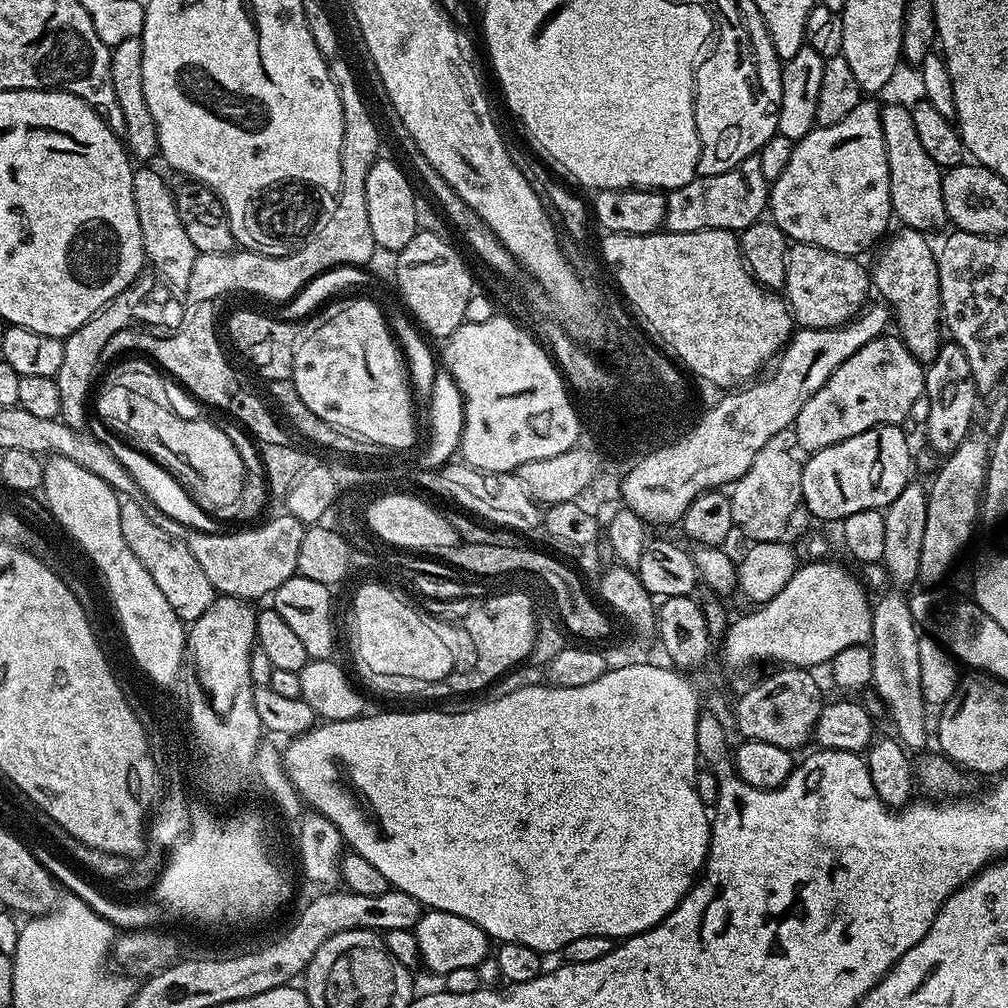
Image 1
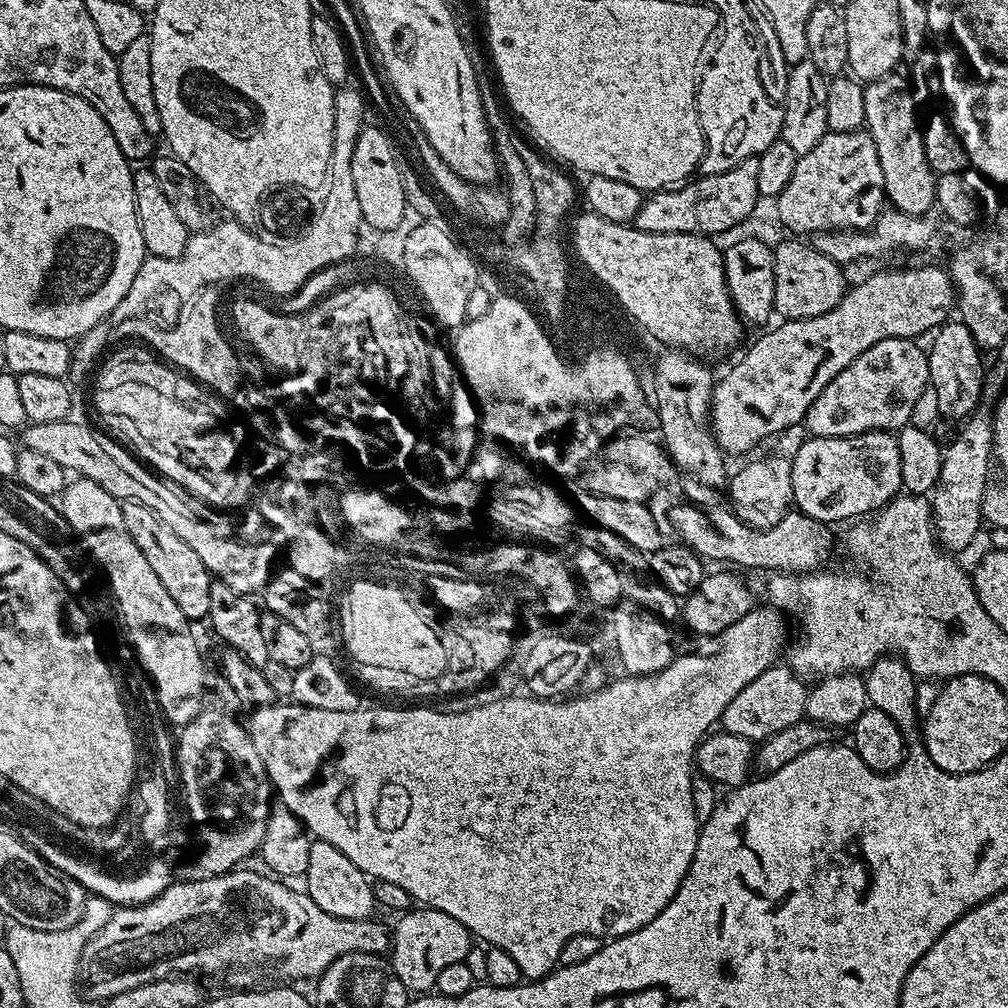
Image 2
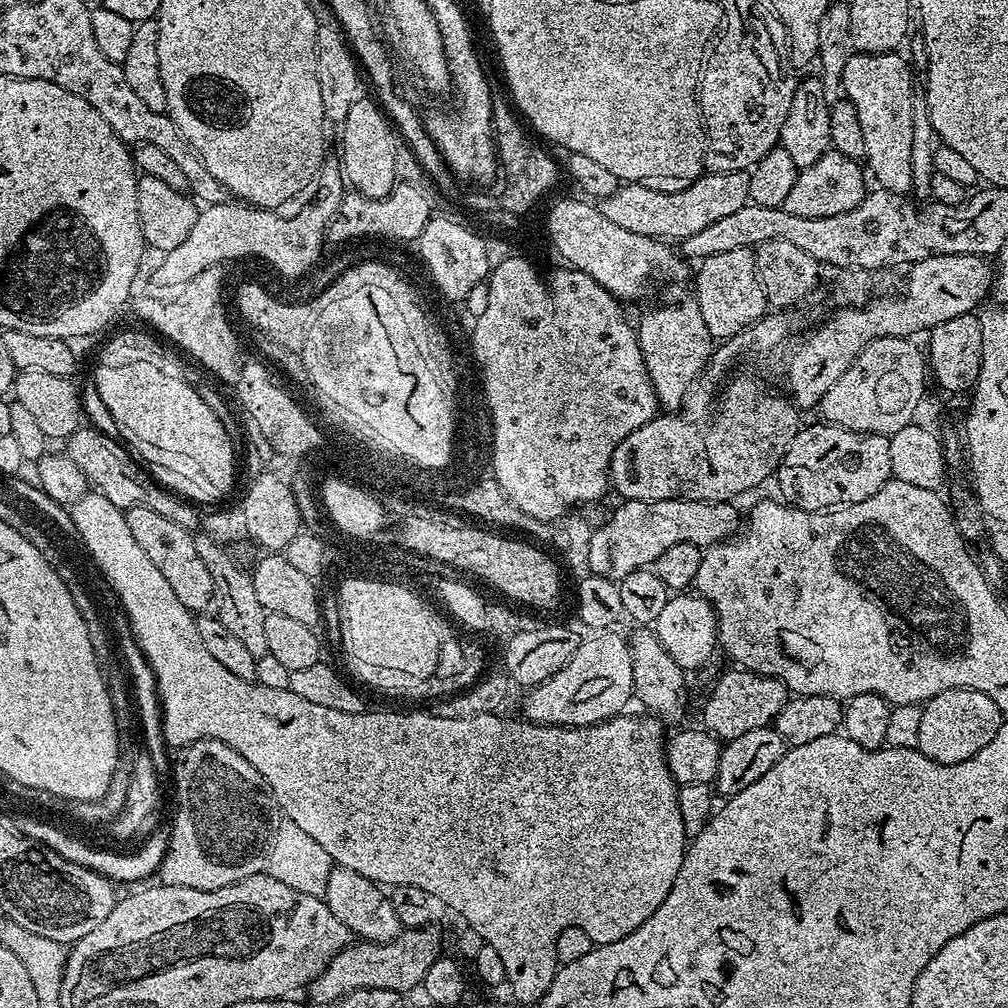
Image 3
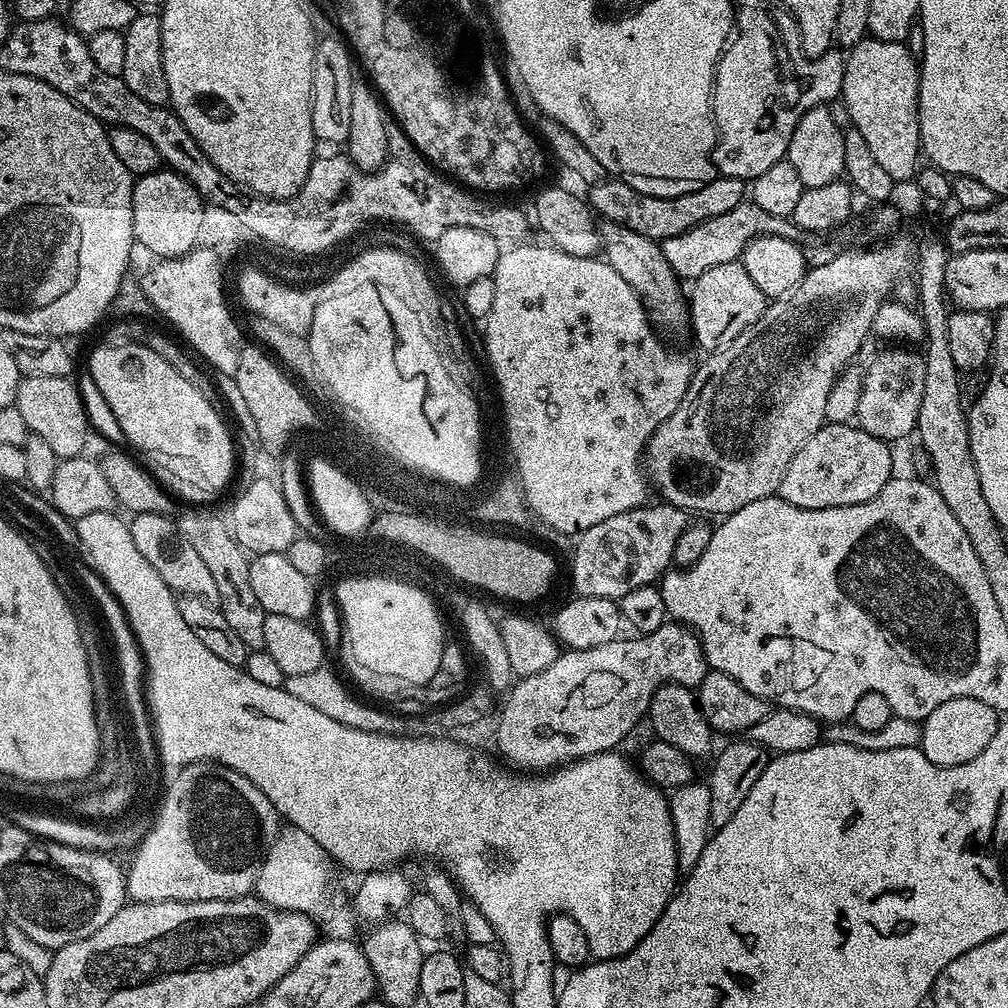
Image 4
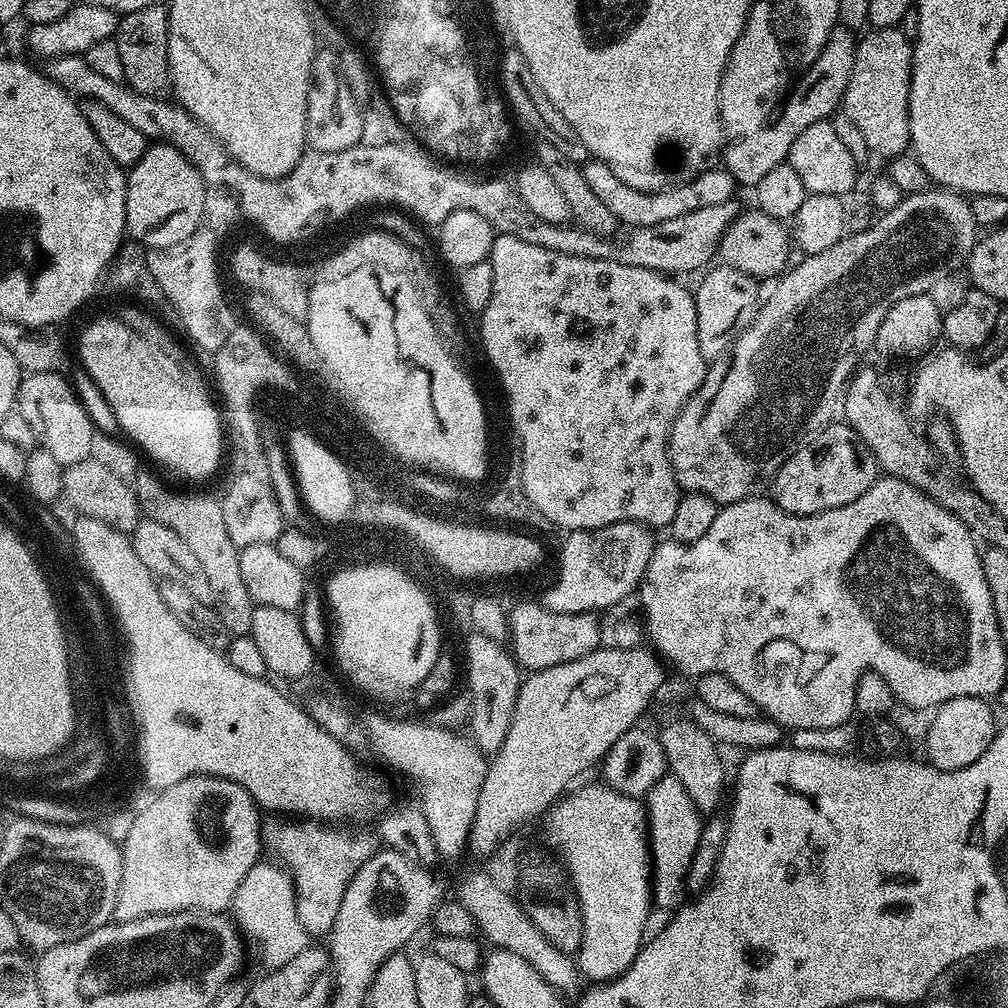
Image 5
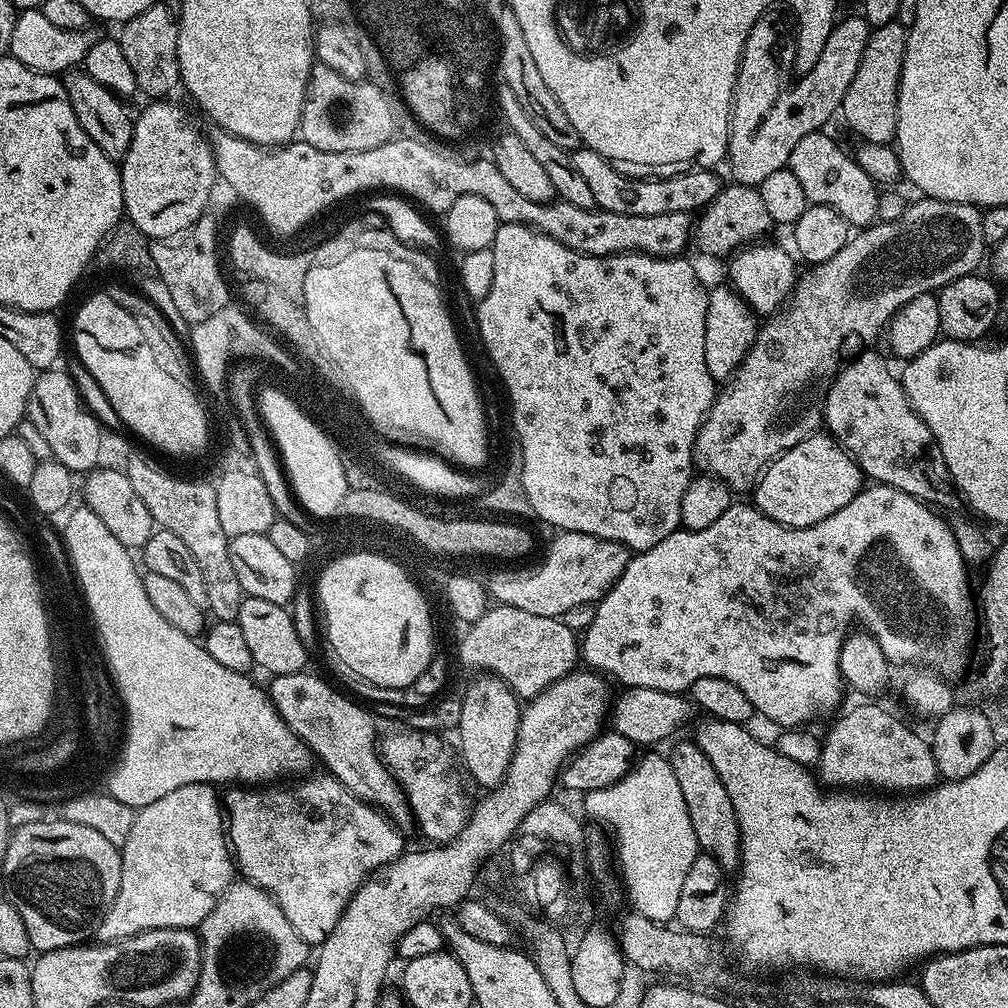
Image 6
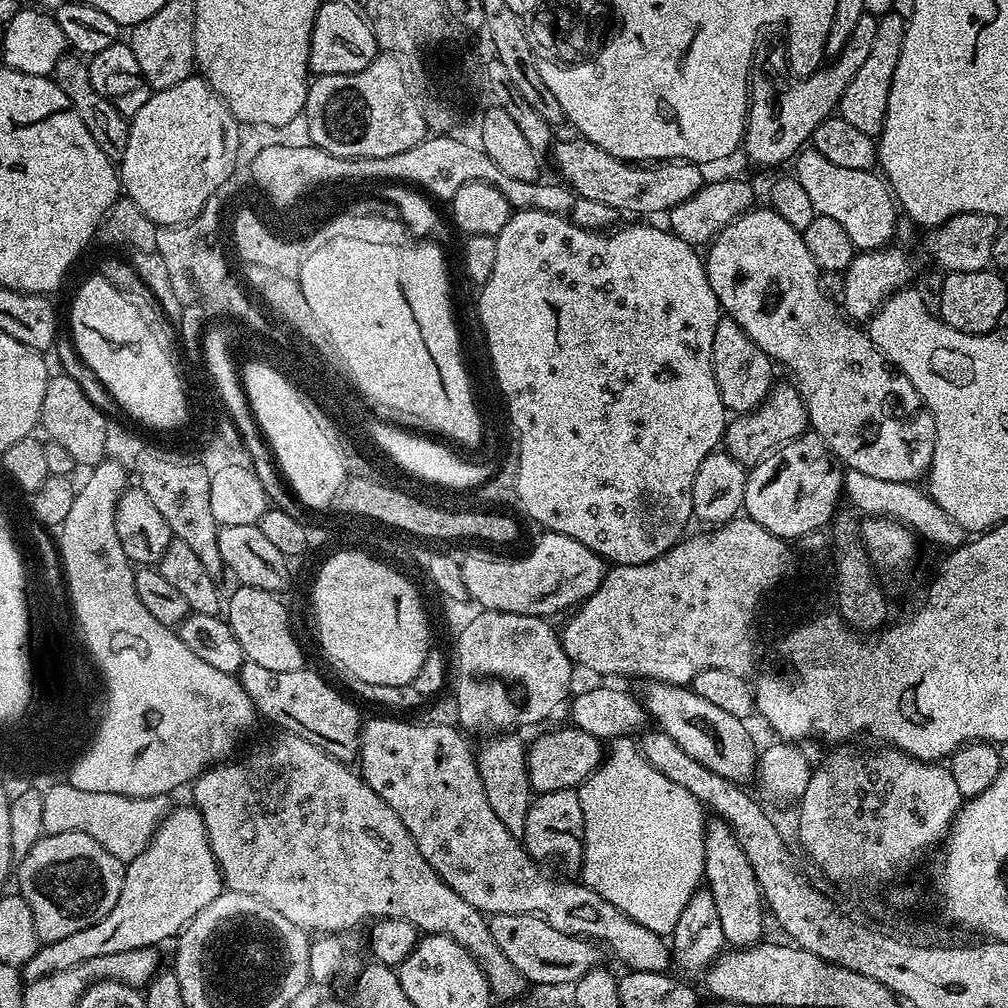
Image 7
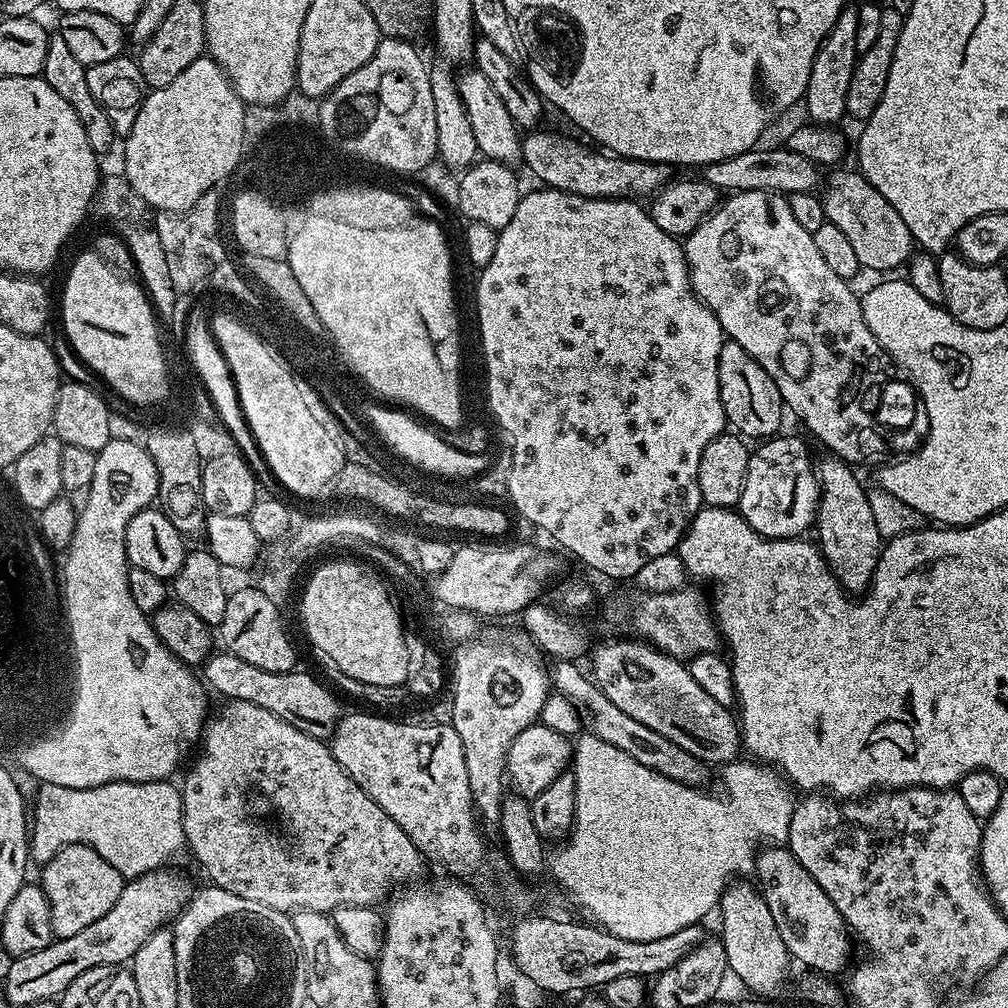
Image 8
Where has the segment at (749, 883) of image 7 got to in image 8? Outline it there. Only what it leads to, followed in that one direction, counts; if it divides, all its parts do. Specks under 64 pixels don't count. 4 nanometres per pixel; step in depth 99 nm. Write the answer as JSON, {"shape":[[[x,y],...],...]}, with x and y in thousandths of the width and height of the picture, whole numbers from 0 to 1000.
{"shape":[[[727,875],[716,887],[712,898],[714,905],[714,925],[712,931],[718,937],[720,950],[722,951],[722,964],[730,967],[745,987],[750,990],[770,990],[777,982],[778,975],[782,972],[782,956],[784,949],[780,942],[780,935],[776,935],[776,927],[772,927],[772,919],[768,919],[768,910],[764,907],[764,899],[760,899],[758,889],[749,880],[746,881],[742,875]]]}

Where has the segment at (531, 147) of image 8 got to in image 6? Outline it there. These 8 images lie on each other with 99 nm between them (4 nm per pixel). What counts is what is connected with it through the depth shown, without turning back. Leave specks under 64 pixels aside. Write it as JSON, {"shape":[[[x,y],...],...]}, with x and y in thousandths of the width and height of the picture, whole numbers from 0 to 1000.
{"shape":[[[578,145],[570,148],[565,158],[569,169],[573,169],[573,174],[585,184],[591,205],[609,212],[690,212],[708,198],[716,186],[716,179],[709,175],[711,172],[701,167],[688,166],[686,169],[672,170],[675,171],[672,175],[651,173],[648,179],[630,179],[608,160]]]}

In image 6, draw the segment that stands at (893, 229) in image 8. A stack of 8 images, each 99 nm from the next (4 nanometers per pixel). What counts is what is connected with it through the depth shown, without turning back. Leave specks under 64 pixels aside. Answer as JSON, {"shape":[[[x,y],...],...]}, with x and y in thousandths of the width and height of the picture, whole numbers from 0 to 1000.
{"shape":[[[817,129],[805,131],[800,133],[800,137],[794,138],[792,145],[788,145],[784,152],[782,168],[788,177],[792,177],[796,188],[800,188],[803,202],[814,202],[831,208],[842,224],[860,224],[870,217],[874,195],[871,185],[863,173],[851,165],[848,154],[842,148],[840,151],[827,136],[819,132]]]}

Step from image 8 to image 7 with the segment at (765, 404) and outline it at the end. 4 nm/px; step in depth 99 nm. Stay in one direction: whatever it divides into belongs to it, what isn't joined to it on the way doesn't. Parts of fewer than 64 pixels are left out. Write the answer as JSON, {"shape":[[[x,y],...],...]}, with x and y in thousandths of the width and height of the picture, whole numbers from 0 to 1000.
{"shape":[[[715,315],[708,327],[706,366],[712,379],[712,391],[723,410],[748,409],[758,400],[768,384],[766,365],[768,366],[768,358],[742,334],[732,319]]]}

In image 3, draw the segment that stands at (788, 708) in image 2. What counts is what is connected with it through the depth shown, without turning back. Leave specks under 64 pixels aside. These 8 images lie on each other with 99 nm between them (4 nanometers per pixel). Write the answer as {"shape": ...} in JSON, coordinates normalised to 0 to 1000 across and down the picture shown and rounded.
{"shape":[[[726,666],[730,667],[720,668],[707,681],[706,688],[698,698],[697,721],[715,736],[736,732],[736,728],[744,724],[763,721],[782,699],[784,693],[782,682],[774,675],[753,671],[750,667]]]}

